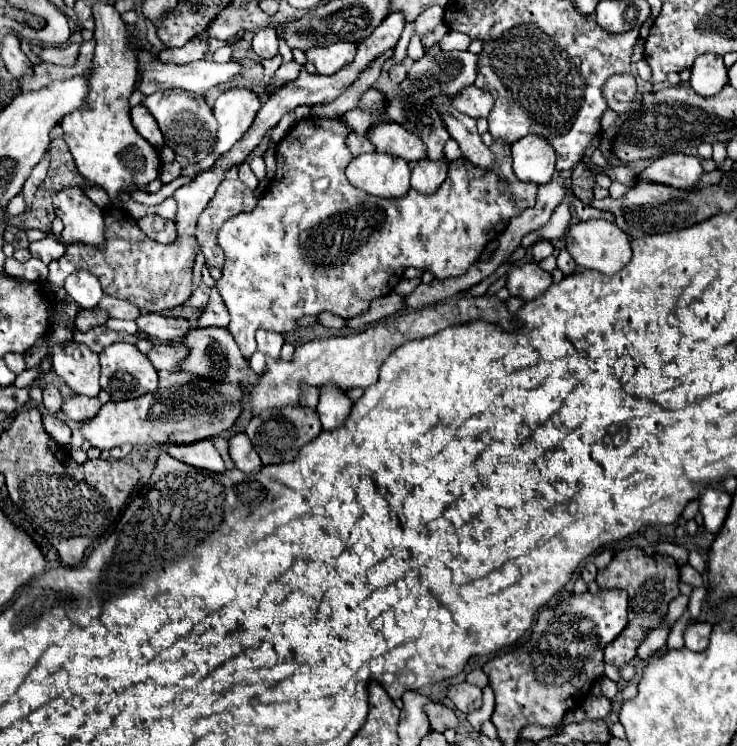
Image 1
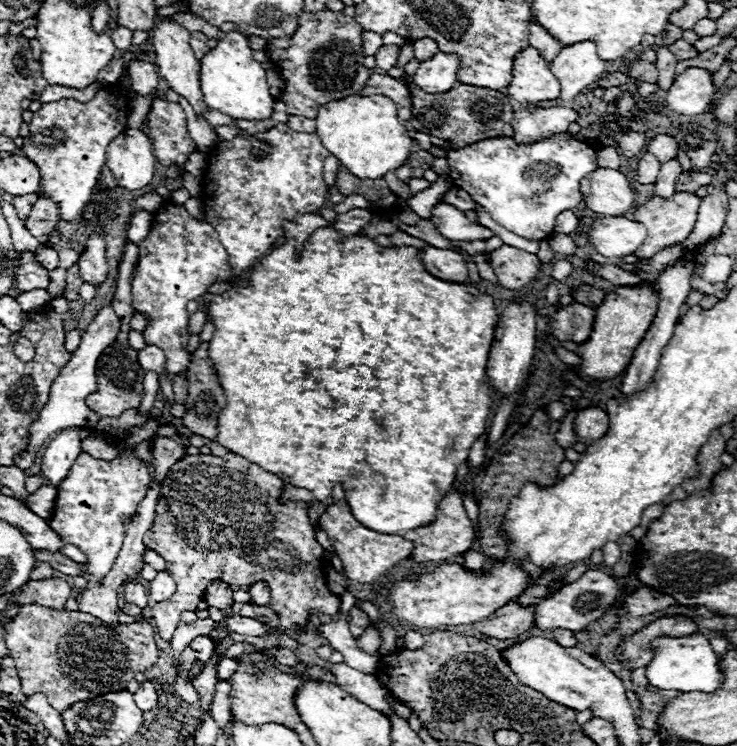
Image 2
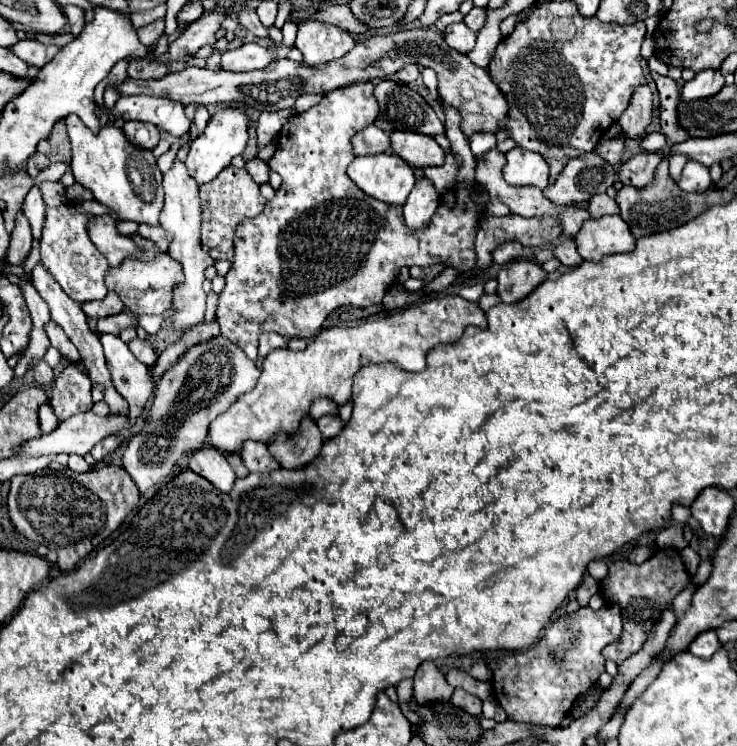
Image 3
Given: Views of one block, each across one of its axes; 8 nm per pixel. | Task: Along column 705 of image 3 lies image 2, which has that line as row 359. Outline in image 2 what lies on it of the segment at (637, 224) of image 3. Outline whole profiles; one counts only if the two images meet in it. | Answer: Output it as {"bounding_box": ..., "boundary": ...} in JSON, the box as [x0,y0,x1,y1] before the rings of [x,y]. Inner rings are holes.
{"bounding_box":[182,342,226,440],"boundary":[[[208,342],[200,344],[200,348],[192,354],[192,362],[188,366],[188,398],[184,402],[186,406],[186,416],[182,418],[184,420],[184,426],[194,432],[194,434],[200,434],[204,438],[210,438],[210,440],[216,440],[216,434],[218,434],[218,414],[226,408],[226,396],[224,396],[224,390],[218,382],[218,376],[216,376],[216,370],[208,358]]]}

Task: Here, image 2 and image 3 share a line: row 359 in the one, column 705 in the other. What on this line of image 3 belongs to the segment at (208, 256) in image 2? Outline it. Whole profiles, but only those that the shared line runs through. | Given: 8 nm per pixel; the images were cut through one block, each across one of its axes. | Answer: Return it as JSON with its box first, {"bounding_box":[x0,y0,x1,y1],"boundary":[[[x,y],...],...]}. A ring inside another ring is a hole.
{"bounding_box":[678,162,712,192],"boundary":[[[688,162],[684,166],[682,180],[678,182],[678,186],[686,192],[706,192],[710,188],[710,184],[712,184],[712,180],[710,180],[708,168],[698,162]]]}

